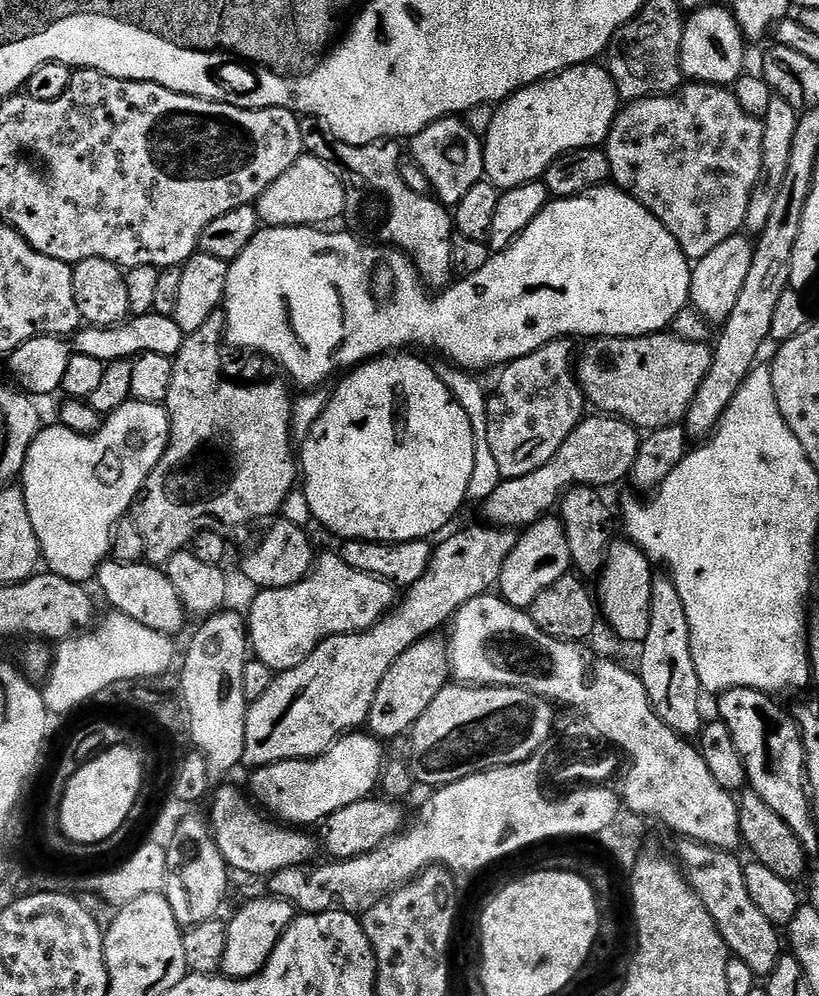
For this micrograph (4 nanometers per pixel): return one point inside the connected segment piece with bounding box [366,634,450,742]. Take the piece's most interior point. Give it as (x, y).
(418, 677)

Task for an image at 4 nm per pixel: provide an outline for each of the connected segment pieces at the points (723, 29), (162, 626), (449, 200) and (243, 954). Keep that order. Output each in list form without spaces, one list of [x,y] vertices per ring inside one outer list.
[[[727,7],[703,8],[685,19],[680,68],[689,81],[697,84],[732,86],[746,72],[744,47],[746,41],[742,30]]]
[[[109,558],[101,564],[94,580],[95,583],[100,583],[100,592],[113,604],[111,607],[122,613],[126,618],[134,618],[134,622],[142,622],[142,626],[150,626],[150,630],[161,632],[164,636],[175,637],[176,632],[183,630],[184,620],[186,621],[184,603],[178,594],[178,590],[174,590],[174,582],[170,582],[167,571],[147,562],[124,564],[120,560]]]
[[[460,118],[436,120],[426,130],[411,137],[410,155],[422,166],[422,174],[430,182],[435,199],[445,206],[455,206],[462,202],[466,190],[474,186],[474,182],[485,179],[484,146],[481,137],[470,131]]]
[[[267,894],[242,905],[228,920],[226,954],[222,957],[223,975],[234,980],[257,976],[266,966],[270,954],[274,954],[274,946],[278,946],[282,934],[286,934],[286,930],[296,921],[297,915],[297,908],[290,902]]]

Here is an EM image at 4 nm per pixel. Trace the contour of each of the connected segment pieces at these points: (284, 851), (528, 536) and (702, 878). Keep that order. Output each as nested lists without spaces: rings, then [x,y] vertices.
[[[228,784],[225,788],[220,788],[215,792],[216,789],[210,796],[210,801],[212,800],[210,823],[214,838],[218,842],[218,850],[222,850],[222,858],[228,863],[229,869],[236,871],[237,868],[240,872],[253,872],[256,876],[267,878],[278,870],[286,870],[290,866],[309,863],[313,859],[311,856],[315,854],[316,848],[318,852],[317,837],[315,840],[314,837],[307,836],[304,833],[307,831],[297,830],[292,826],[285,826],[283,823],[269,818],[247,795],[244,797],[234,785]]]
[[[556,518],[542,519],[523,529],[514,550],[510,550],[498,581],[499,595],[516,608],[531,609],[534,598],[538,598],[542,590],[554,586],[558,578],[569,575],[571,568],[570,546],[566,542],[564,525]]]
[[[684,838],[681,839],[679,843],[681,844],[676,848],[677,854],[680,855],[680,857],[678,857],[678,863],[684,875],[688,878],[688,885],[690,885],[690,887],[693,888],[693,890],[698,894],[698,898],[706,906],[706,910],[710,914],[710,918],[714,918],[717,930],[722,934],[722,938],[728,944],[729,953],[731,953],[735,959],[746,962],[746,966],[750,966],[750,970],[754,975],[757,976],[757,978],[767,978],[771,976],[772,971],[776,969],[776,963],[778,963],[782,955],[782,949],[780,949],[780,940],[782,944],[782,936],[781,933],[780,936],[778,933],[776,933],[779,932],[777,925],[772,924],[770,922],[770,918],[763,916],[762,910],[758,910],[758,906],[754,906],[754,898],[750,898],[750,890],[746,890],[746,874],[744,873],[744,864],[742,863],[742,860],[739,860],[739,858],[736,857],[736,854],[733,854],[732,852],[723,852],[721,848],[715,848],[709,844],[703,844],[698,840],[688,840]]]

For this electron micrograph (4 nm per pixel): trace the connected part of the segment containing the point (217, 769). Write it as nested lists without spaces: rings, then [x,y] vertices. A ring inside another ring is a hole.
[[[221,610],[209,616],[192,636],[178,691],[190,710],[190,740],[195,751],[206,758],[213,777],[224,776],[244,764],[246,714],[250,701],[242,690],[242,670],[250,658],[246,620],[236,612]]]

